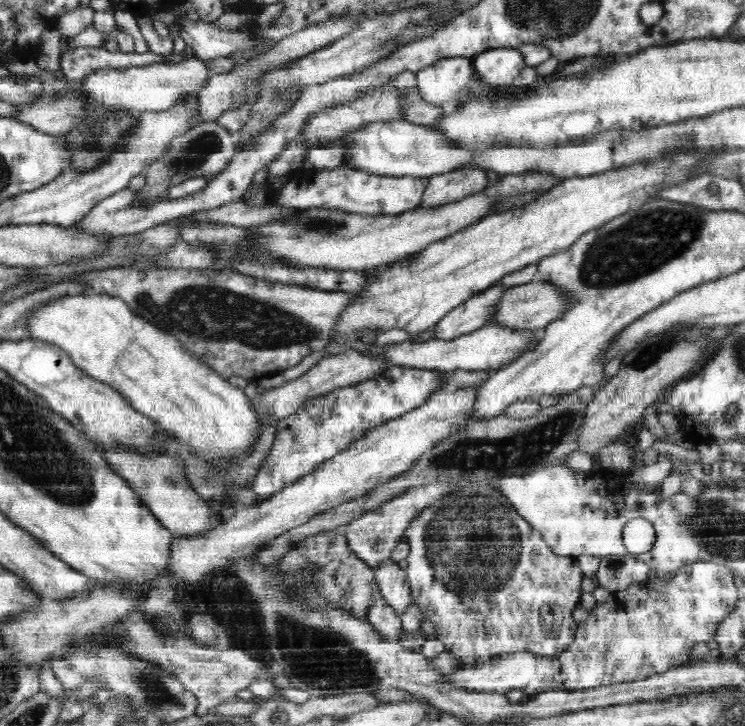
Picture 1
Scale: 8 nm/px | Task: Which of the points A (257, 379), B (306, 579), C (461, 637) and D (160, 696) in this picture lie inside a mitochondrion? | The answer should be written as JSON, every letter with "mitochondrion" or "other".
{"A":"other","B":"mitochondrion","C":"other","D":"mitochondrion"}

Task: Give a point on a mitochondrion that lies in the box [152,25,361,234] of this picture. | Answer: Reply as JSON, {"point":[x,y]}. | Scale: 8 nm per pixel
{"point":[195,153]}

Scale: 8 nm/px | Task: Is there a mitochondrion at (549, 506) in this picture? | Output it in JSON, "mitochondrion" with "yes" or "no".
{"mitochondrion":"no"}

